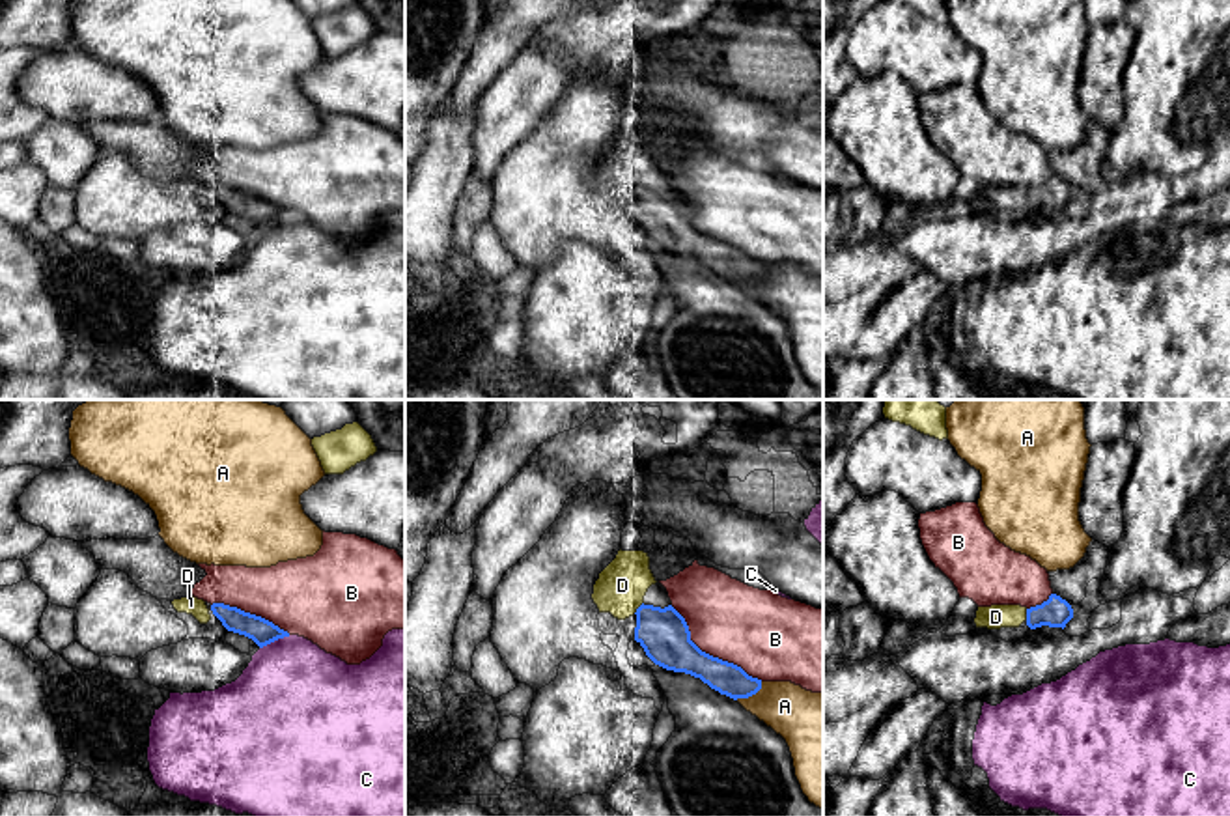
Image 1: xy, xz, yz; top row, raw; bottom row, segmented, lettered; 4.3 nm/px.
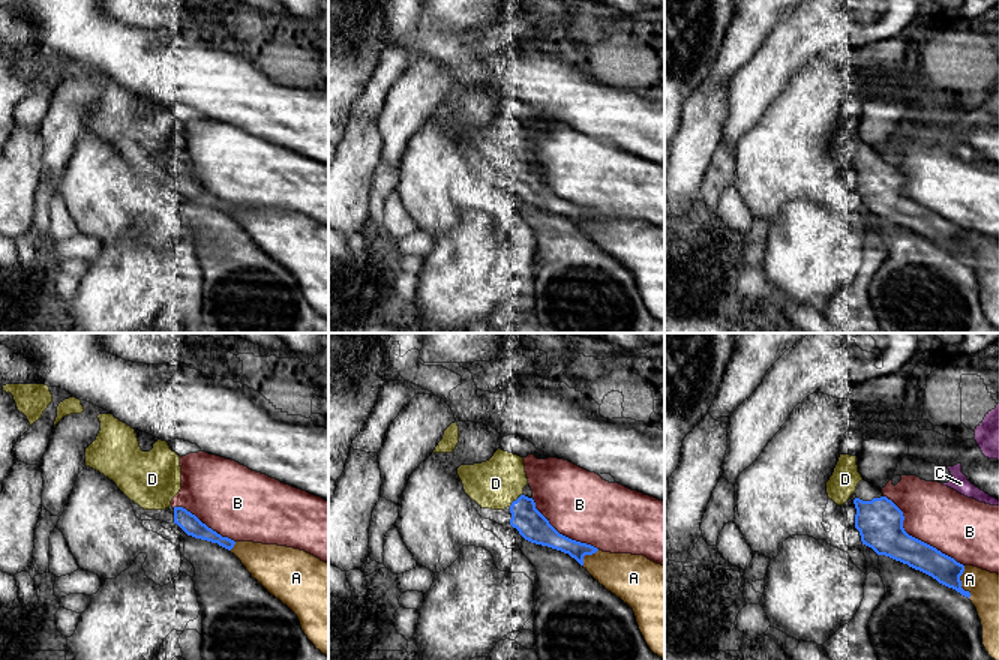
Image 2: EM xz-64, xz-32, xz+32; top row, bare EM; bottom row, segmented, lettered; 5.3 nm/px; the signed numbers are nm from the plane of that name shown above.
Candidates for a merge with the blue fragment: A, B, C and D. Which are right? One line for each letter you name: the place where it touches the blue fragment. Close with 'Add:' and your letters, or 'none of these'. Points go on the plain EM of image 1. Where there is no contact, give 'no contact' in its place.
D: meets blue in xz at (639, 189)
Add: D

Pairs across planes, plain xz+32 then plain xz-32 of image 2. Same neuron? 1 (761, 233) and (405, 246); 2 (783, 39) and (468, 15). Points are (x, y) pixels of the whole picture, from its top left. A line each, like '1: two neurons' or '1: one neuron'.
1: one neuron
2: two neurons

